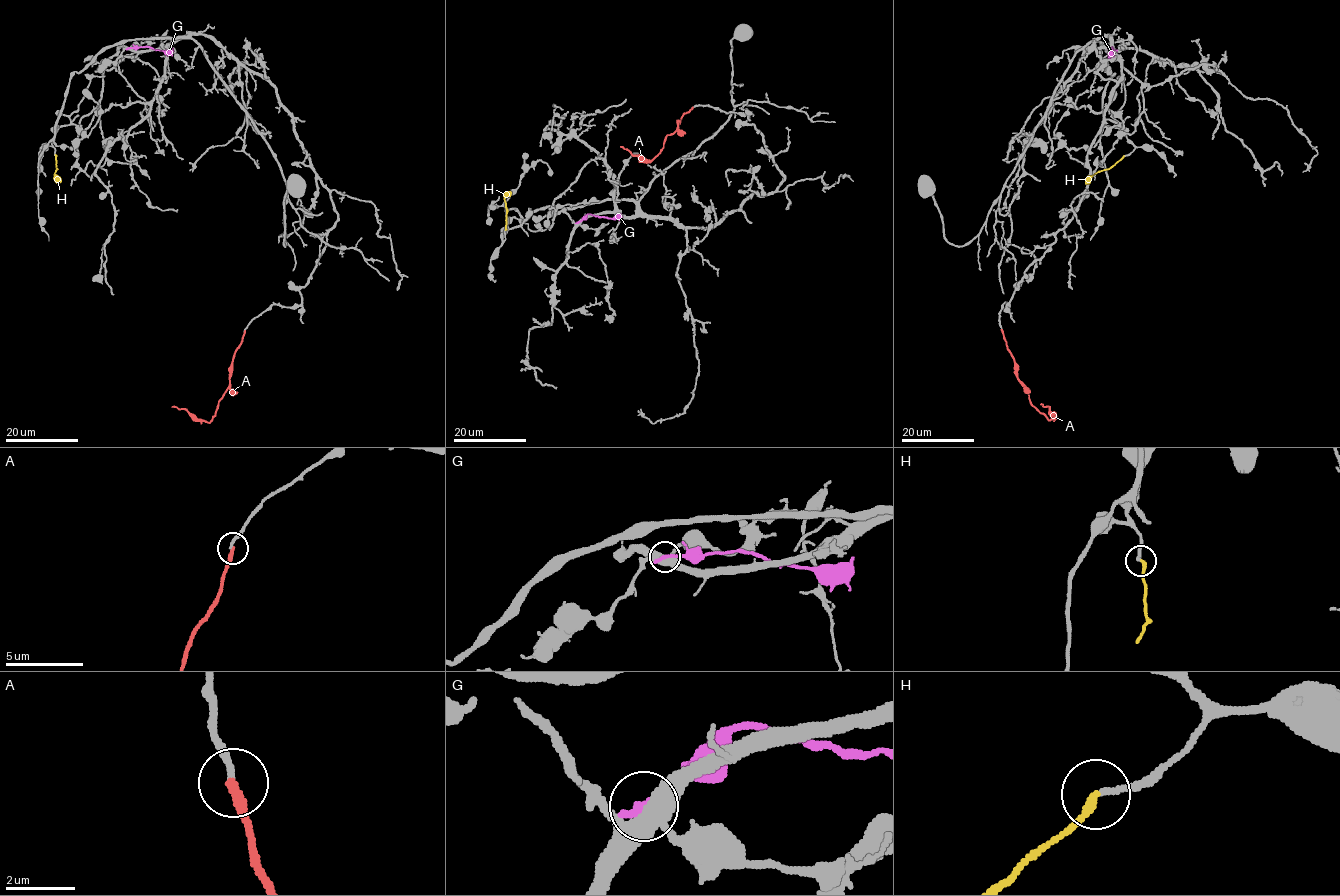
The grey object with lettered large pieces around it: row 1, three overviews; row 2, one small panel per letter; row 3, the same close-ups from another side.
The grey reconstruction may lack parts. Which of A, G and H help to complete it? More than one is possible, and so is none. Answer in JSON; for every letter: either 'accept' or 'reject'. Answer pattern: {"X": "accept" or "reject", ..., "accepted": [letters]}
{"A": "reject", "G": "reject", "H": "accept", "accepted": ["H"]}

